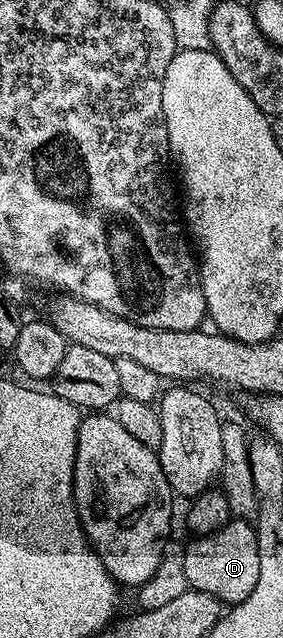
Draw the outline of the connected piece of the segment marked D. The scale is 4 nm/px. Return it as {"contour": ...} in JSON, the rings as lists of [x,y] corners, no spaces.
{"contour":[[[230,520],[219,531],[206,537],[194,536],[192,540],[180,558],[188,588],[213,595],[229,607],[245,601],[247,595],[255,591],[255,583],[259,580],[259,543],[256,528],[248,520]]]}

